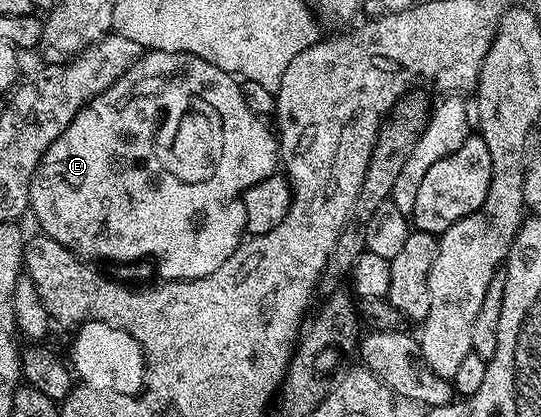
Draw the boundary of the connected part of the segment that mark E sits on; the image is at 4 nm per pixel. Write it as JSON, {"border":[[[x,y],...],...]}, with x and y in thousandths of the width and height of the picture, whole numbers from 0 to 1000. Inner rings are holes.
{"border":[[[296,118],[266,125],[192,223],[181,223],[170,242],[161,245],[120,305],[116,321],[83,362],[79,384],[57,422],[55,518],[72,528],[72,540],[79,547],[74,552],[85,566],[153,621],[174,621],[177,628],[250,626],[255,616],[281,616],[294,633],[296,667],[301,674],[355,674],[394,659],[394,650],[401,650],[401,640],[409,640],[409,631],[416,631],[416,621],[423,621],[423,612],[431,612],[434,595],[451,576],[453,496],[445,487],[451,458],[468,448],[468,439],[482,439],[482,429],[503,422],[518,393],[510,321],[486,300],[492,300],[488,283],[460,266],[447,201],[425,175],[409,170],[409,161],[355,127],[322,127]]]}

